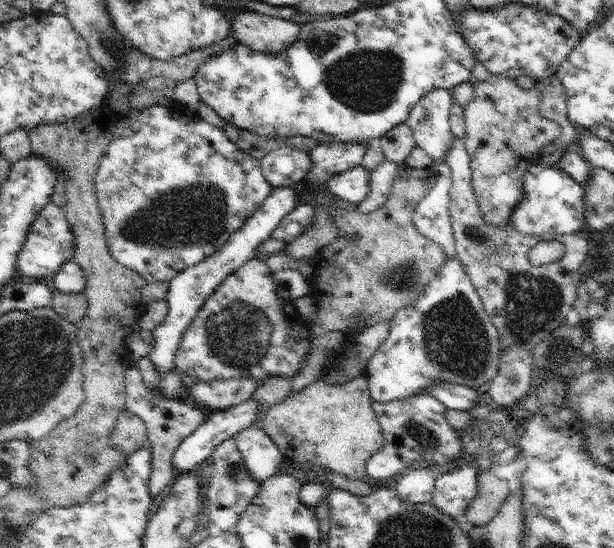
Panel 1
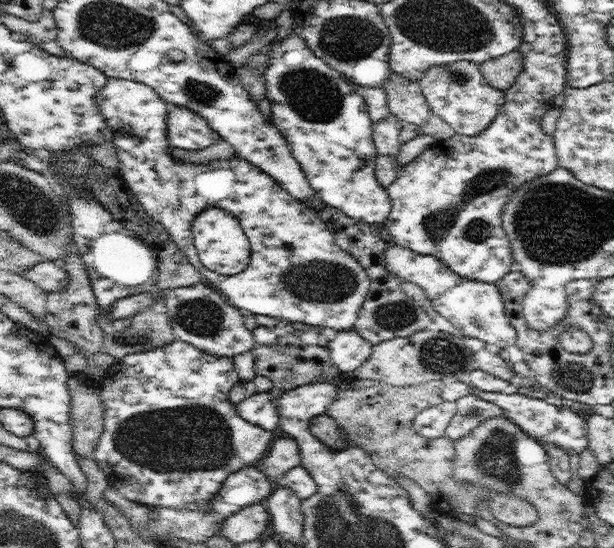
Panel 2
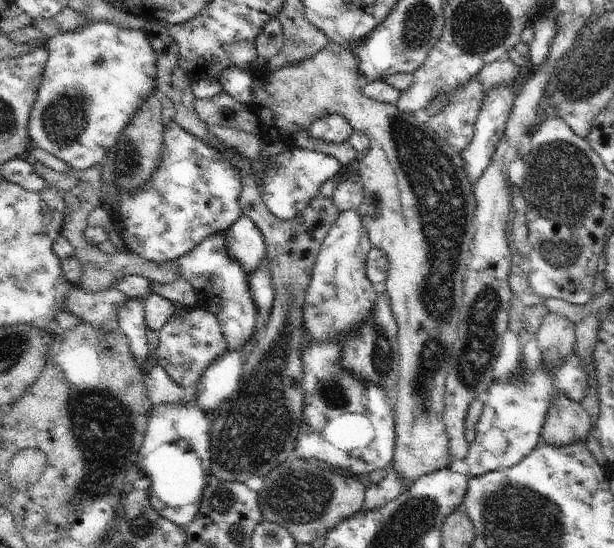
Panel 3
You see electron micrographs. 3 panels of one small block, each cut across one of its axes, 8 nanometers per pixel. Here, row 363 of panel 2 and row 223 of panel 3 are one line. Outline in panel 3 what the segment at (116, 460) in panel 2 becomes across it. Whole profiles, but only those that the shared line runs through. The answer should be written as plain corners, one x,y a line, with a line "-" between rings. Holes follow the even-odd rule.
175,121
164,126
164,138
162,138
162,160
156,168
156,172
146,180
142,188
134,188
130,192
122,192
118,196
112,217
115,217
118,232
128,251
134,252
144,260
150,260
156,264
170,262
190,254
202,240
214,234
225,232
243,215
239,205
242,192
242,174
238,166
234,164
234,154
240,152
236,148
230,148
224,144
224,148
218,148
218,144
212,144
208,140
200,140
198,136
190,134
186,128
182,128

